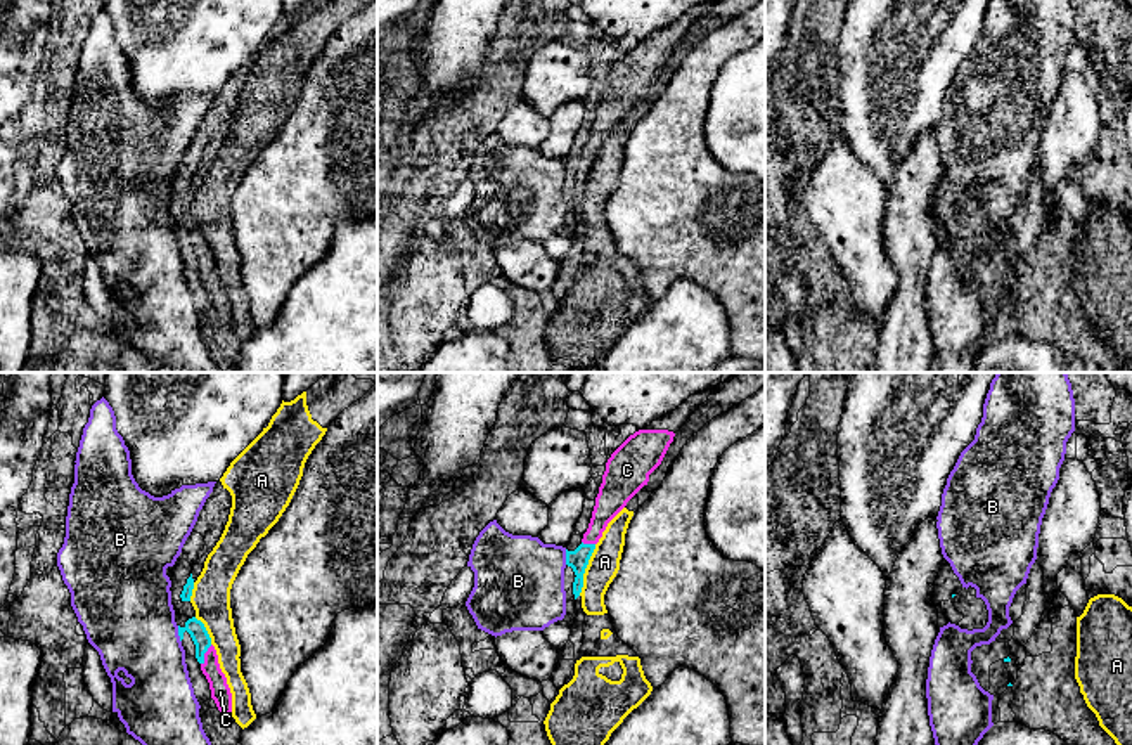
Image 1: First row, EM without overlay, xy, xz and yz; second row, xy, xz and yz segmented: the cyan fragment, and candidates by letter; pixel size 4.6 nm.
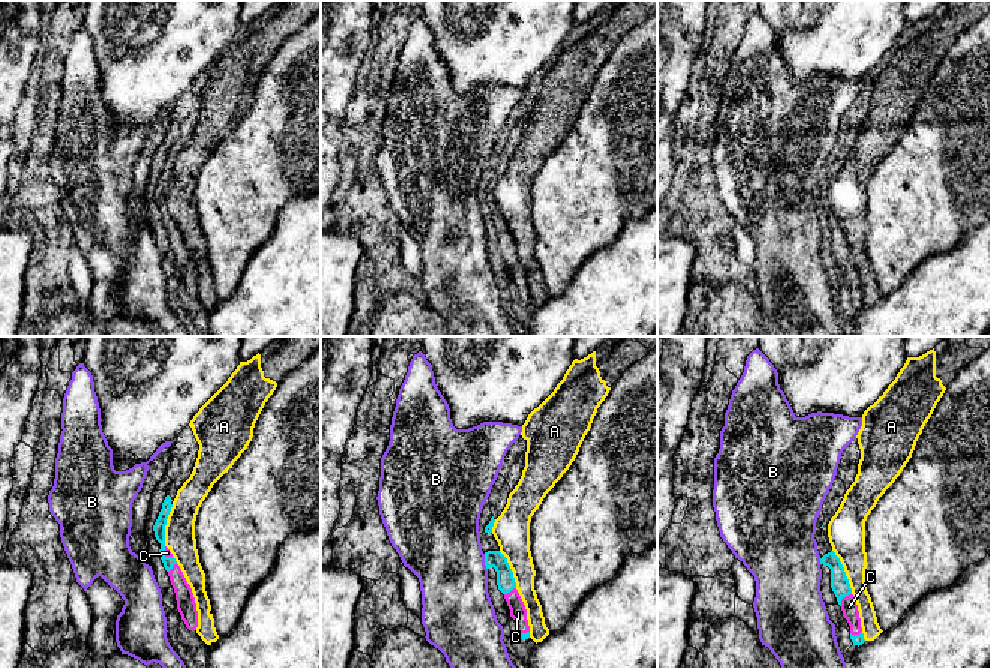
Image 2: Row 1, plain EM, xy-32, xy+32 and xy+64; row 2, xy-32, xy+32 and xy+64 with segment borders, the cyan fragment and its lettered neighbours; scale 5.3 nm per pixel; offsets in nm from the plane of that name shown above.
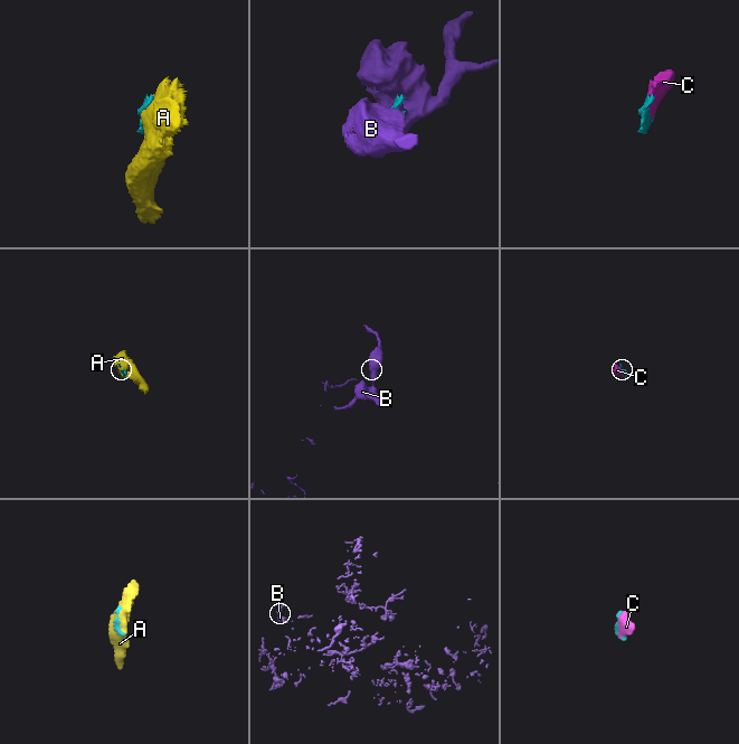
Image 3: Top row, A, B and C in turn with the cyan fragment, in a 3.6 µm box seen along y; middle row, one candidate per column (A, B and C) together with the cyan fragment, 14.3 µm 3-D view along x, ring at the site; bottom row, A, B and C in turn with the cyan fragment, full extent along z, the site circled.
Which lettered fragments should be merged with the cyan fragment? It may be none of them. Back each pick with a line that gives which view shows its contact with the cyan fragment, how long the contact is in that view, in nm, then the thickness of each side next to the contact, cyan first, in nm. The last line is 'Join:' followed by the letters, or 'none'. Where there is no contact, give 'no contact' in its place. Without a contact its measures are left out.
C: meets cyan in xy; contact 110 nm long; 80 nm thick on the cyan side, 90 nm on the other
Join: C

